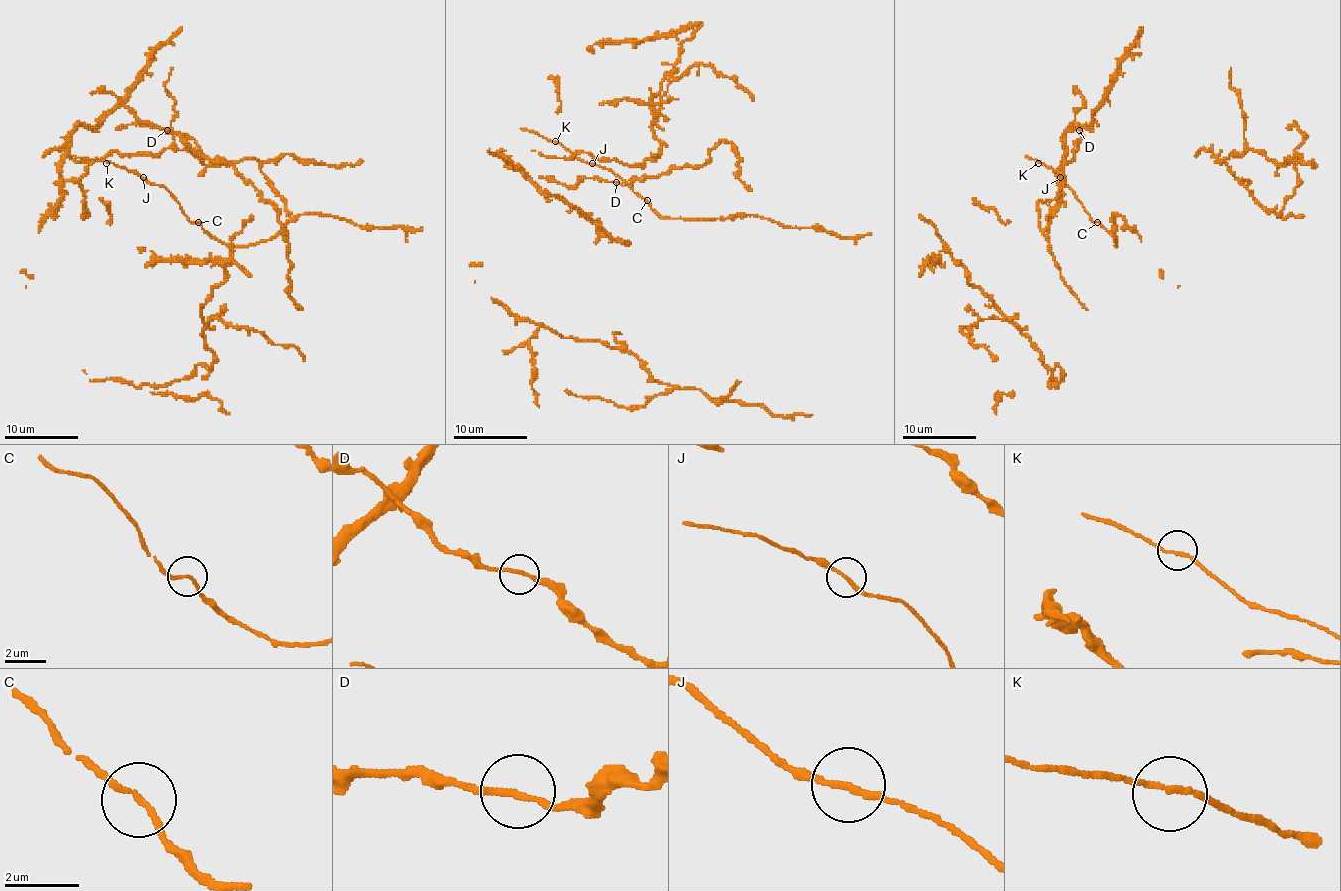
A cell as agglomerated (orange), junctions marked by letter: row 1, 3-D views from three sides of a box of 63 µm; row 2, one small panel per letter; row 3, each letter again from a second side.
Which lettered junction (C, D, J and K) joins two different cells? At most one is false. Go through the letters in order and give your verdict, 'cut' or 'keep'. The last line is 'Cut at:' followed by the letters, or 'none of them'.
C: keep
D: keep
J: keep
K: keep
Cut at: none of them

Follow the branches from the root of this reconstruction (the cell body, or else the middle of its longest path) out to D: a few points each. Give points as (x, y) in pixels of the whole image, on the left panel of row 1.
D: (134, 113), (141, 121), (167, 130)

